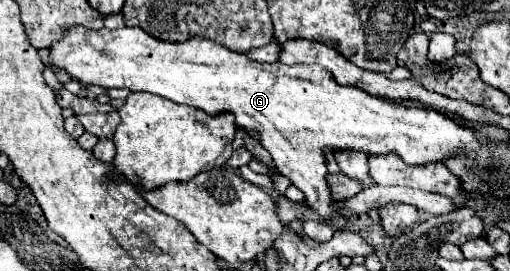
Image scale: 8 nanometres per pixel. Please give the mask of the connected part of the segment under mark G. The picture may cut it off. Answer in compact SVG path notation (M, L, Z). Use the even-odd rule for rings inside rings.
M72 27L64 39L56 41L50 49L50 57L56 67L68 71L72 79L78 79L82 85L92 83L104 89L124 87L130 91L146 91L152 95L160 95L180 105L192 105L204 109L208 115L218 115L222 111L232 113L236 117L236 125L242 127L248 135L258 139L264 149L270 151L276 169L288 177L304 195L306 203L312 211L334 225L336 229L344 229L350 225L350 219L342 215L336 207L336 199L316 197L316 183L326 181L326 159L322 149L356 149L372 155L382 153L398 153L406 163L442 163L444 157L452 153L452 149L478 149L482 145L480 135L472 129L460 127L452 119L432 111L432 109L412 109L398 103L388 103L380 97L374 97L358 87L338 85L330 71L316 65L284 65L276 63L260 63L248 59L244 53L234 53L210 39L188 39L184 43L166 43L154 39L140 27L122 27L122 29L106 29L86 31L84 27Z

